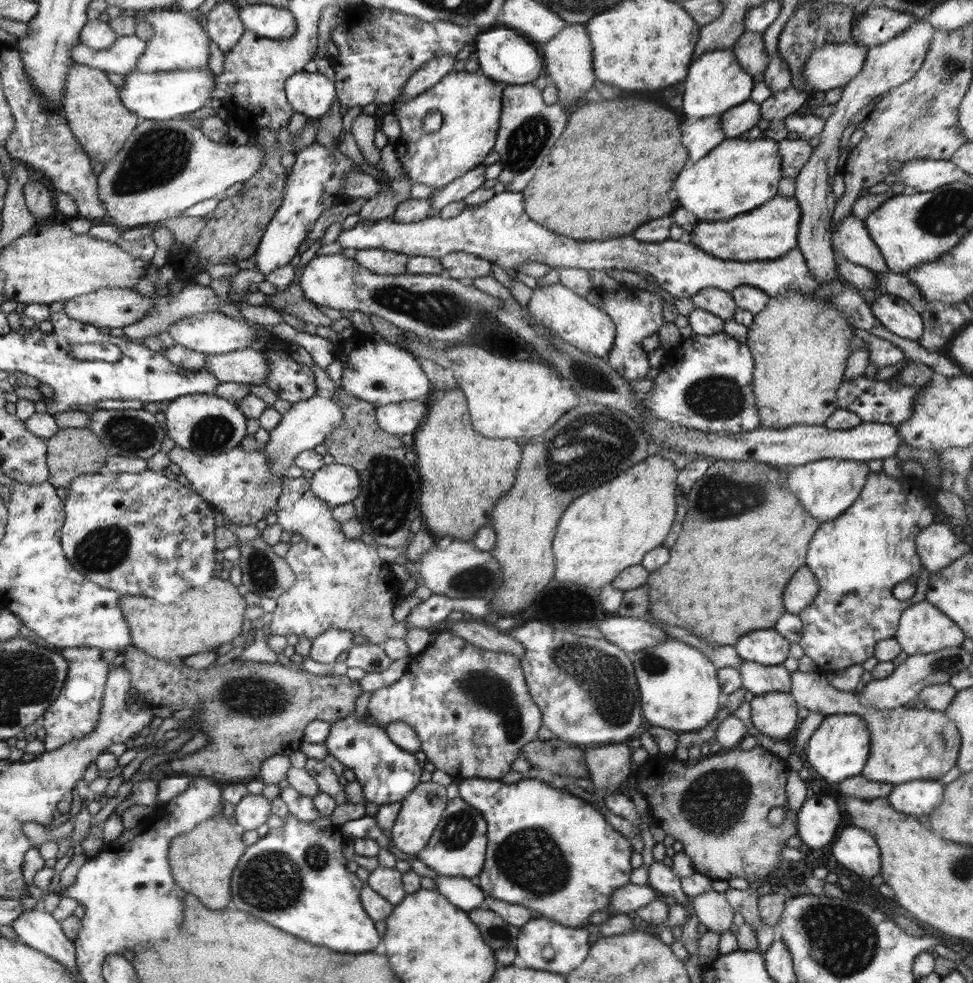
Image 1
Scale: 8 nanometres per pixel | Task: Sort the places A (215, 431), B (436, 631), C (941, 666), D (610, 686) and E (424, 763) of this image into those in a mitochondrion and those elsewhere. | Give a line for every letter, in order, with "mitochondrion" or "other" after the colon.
A: mitochondrion
B: other
C: mitochondrion
D: mitochondrion
E: other

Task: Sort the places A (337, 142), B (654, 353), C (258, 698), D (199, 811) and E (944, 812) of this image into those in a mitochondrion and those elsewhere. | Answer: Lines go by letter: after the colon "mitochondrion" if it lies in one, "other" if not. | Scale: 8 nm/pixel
A: other
B: other
C: mitochondrion
D: other
E: other

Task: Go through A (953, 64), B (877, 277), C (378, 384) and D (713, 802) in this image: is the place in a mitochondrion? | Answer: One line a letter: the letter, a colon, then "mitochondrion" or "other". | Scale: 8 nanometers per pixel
A: mitochondrion
B: other
C: mitochondrion
D: mitochondrion

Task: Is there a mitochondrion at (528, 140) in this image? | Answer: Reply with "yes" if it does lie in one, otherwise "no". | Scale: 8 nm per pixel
yes

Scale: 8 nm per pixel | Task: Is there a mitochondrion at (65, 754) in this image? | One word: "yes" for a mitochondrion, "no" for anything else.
no

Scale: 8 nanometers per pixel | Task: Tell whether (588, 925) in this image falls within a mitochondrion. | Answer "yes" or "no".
no

